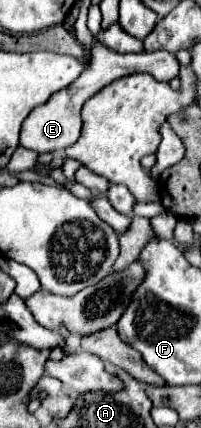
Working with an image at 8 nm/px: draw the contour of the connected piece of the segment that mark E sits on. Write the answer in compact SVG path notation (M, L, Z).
M94 36L90 70L86 70L86 74L80 74L78 80L74 80L72 86L54 94L54 98L50 98L50 102L46 102L46 106L38 106L38 110L34 110L34 114L30 114L30 118L26 118L26 122L22 124L20 144L24 148L36 150L40 154L42 152L64 150L78 140L80 128L82 128L80 110L82 110L84 102L90 96L94 96L98 90L102 90L104 86L108 86L114 80L120 80L120 78L124 78L128 74L136 74L136 72L146 72L146 74L152 74L156 80L170 82L172 78L178 76L178 68L180 68L180 64L178 64L176 56L166 52L166 50L140 52L140 54L114 54L112 50L106 50L106 48L98 46L98 38Z

